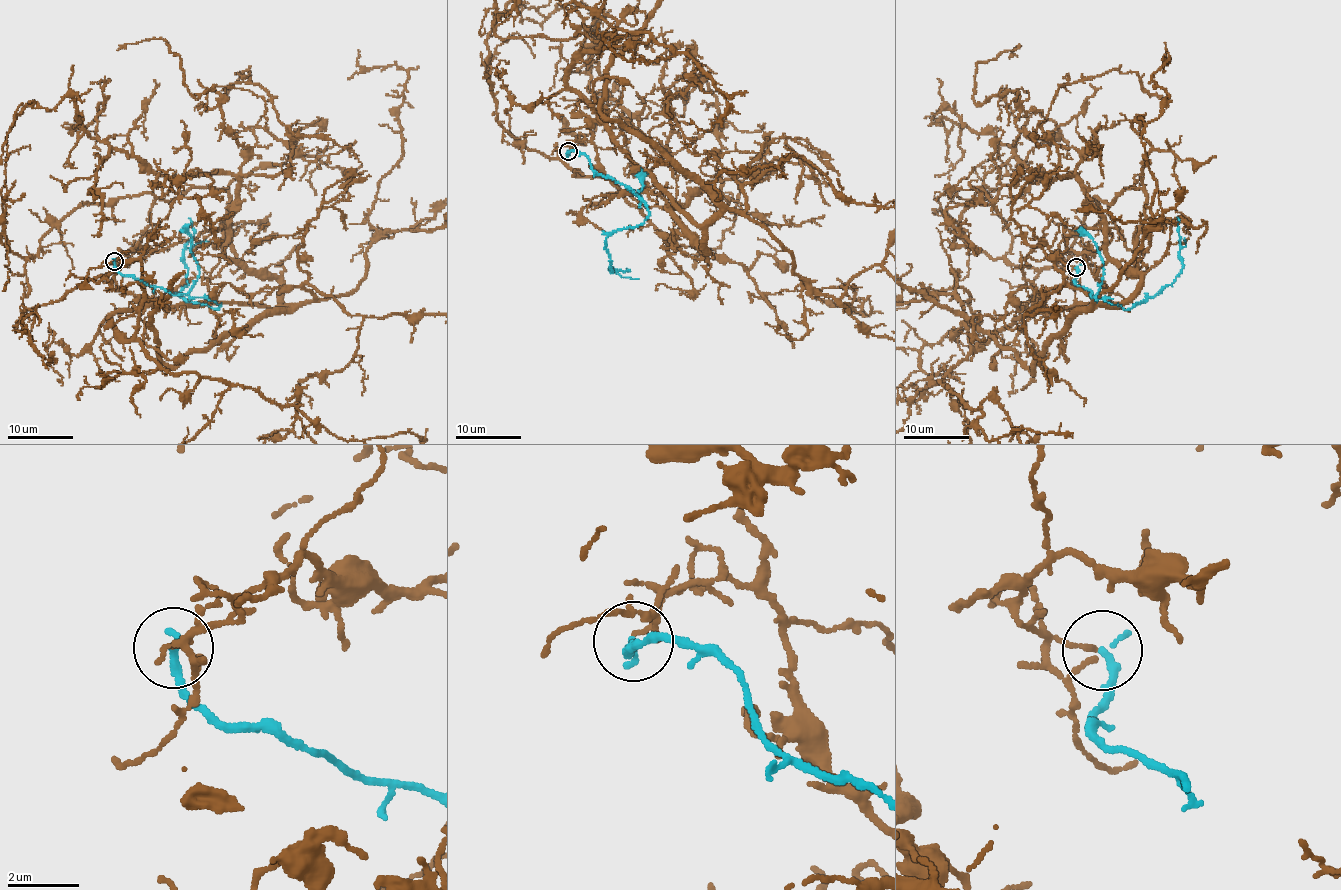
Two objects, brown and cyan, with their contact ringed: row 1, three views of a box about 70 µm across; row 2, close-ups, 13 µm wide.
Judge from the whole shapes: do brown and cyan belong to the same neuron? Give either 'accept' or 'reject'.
reject

